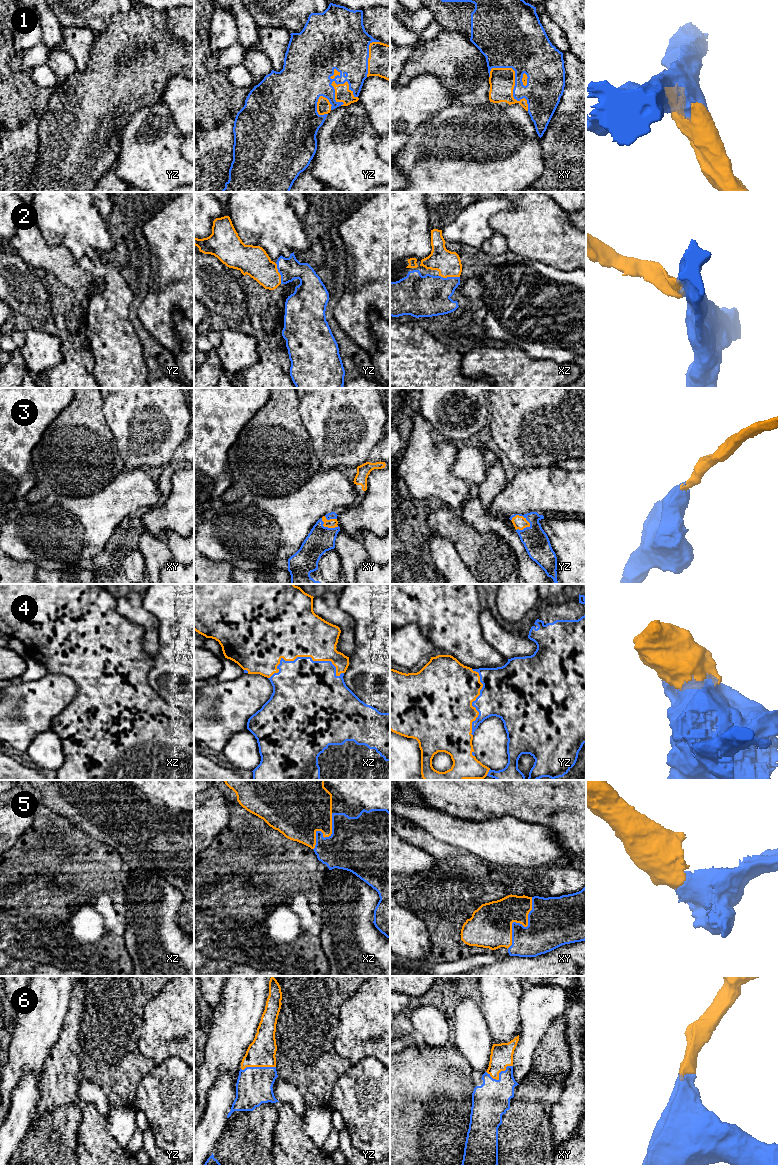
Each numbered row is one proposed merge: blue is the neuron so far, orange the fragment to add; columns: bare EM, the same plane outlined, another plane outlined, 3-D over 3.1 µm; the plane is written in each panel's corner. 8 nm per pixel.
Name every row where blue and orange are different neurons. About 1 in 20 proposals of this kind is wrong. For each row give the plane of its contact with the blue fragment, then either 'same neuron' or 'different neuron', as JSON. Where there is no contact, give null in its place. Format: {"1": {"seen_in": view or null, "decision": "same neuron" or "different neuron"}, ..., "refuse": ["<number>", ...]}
{"1": {"seen_in": "yz", "decision": "same neuron"}, "2": {"seen_in": "yz", "decision": "same neuron"}, "3": {"seen_in": "yz", "decision": "same neuron"}, "4": {"seen_in": "xz", "decision": "same neuron"}, "5": {"seen_in": "xy", "decision": "same neuron"}, "6": {"seen_in": "xy", "decision": "same neuron"}, "refuse": []}

